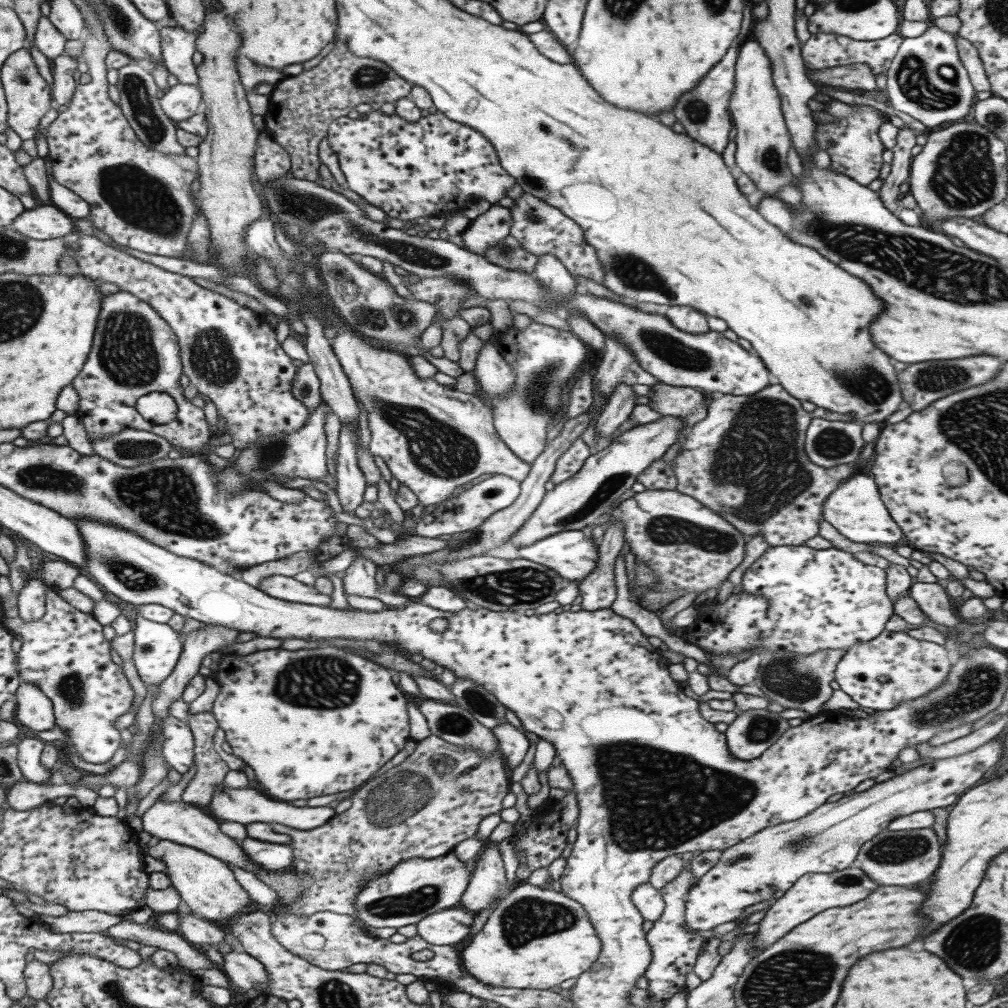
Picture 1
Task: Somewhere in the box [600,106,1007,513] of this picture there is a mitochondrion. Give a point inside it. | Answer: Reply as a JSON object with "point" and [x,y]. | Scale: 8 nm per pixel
{"point":[964,176]}

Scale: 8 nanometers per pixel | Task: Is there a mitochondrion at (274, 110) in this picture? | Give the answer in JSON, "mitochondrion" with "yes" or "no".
{"mitochondrion":"no"}

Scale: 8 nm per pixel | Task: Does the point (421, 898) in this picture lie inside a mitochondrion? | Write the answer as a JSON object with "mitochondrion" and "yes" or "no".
{"mitochondrion":"yes"}

